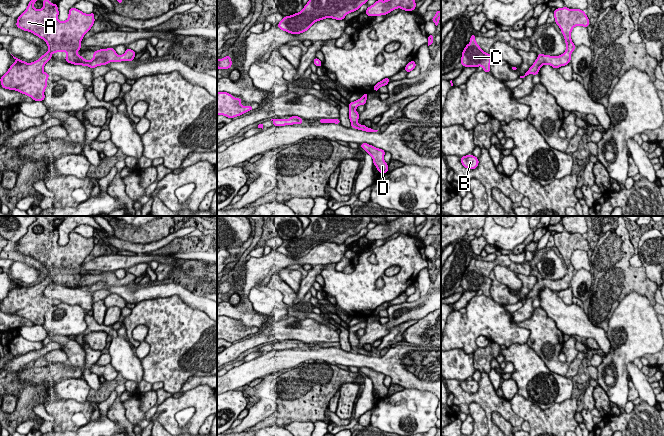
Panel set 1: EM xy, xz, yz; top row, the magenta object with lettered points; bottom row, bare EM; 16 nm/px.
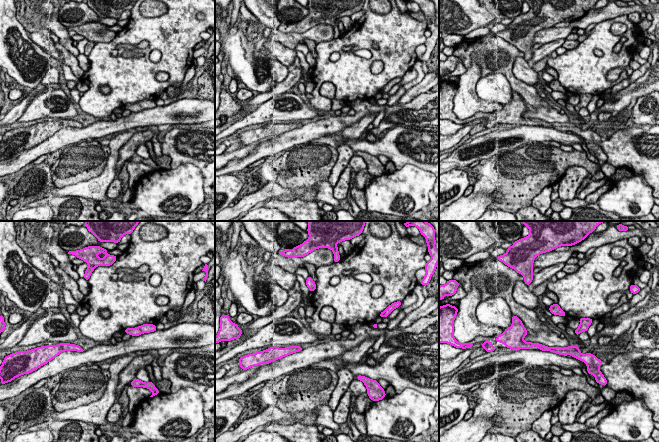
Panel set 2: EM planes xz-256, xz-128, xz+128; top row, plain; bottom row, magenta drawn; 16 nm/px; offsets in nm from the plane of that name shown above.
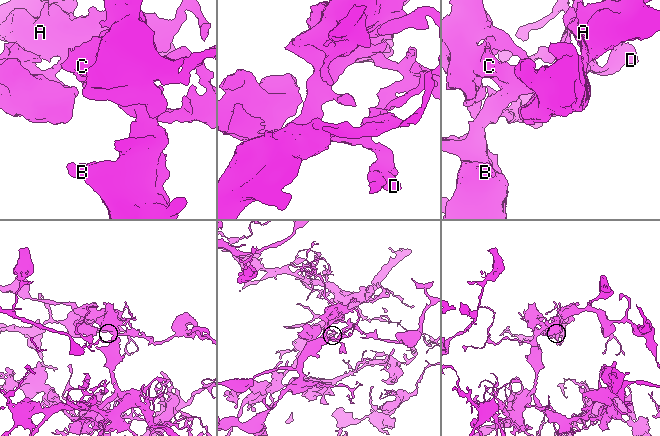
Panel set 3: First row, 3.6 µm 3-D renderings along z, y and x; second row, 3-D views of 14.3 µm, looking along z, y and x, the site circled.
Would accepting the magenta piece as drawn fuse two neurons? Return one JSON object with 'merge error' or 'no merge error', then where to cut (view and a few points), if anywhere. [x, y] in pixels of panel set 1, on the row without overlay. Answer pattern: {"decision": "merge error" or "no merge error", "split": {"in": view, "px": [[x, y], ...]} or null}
{"decision": "no merge error", "split": null}

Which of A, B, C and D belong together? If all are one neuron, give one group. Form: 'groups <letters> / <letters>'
groups A B C D

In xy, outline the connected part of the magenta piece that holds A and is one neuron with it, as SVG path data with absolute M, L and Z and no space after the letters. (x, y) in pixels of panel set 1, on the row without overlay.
M36 220L28 227L27 233L17 242L15 250L45 264L49 274L32 287L13 280L16 286L0 301L4 313L16 314L34 325L44 325L44 315L50 298L45 297L43 292L52 282L52 278L57 276L66 275L65 285L68 287L89 290L92 293L109 286L134 284L136 277L129 272L121 280L116 278L114 272L107 272L95 275L93 283L86 285L76 276L80 275L81 264L95 246L95 237L85 238L72 231L68 243L61 246L58 244L57 228L50 227L46 222L42 225L43 232L35 233L34 227L37 225Z

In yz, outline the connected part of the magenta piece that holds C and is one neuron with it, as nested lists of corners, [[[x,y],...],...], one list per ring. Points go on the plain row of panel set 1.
[[[475,259],[470,261],[471,266],[466,269],[462,276],[461,287],[464,291],[483,291],[483,295],[490,297],[490,288],[492,280],[489,277],[483,276],[480,270],[475,265]]]

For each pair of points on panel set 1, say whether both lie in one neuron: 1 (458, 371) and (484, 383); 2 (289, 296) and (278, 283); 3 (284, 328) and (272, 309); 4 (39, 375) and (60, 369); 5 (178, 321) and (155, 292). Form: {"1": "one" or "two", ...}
{"1": "two", "2": "one", "3": "two", "4": "one", "5": "two"}

